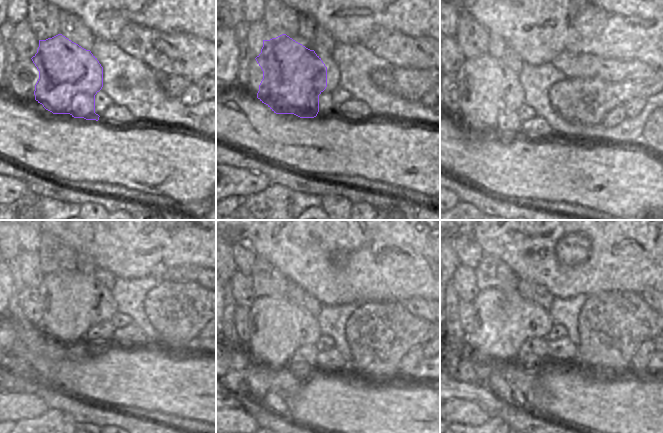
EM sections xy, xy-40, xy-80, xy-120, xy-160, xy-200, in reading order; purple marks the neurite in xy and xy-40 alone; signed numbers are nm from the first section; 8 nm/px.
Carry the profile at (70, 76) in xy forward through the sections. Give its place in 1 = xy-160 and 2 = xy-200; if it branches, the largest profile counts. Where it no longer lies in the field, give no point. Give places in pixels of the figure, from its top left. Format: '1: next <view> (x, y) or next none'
1: next xy-160 (272, 329)
2: next xy-200 (490, 337)

